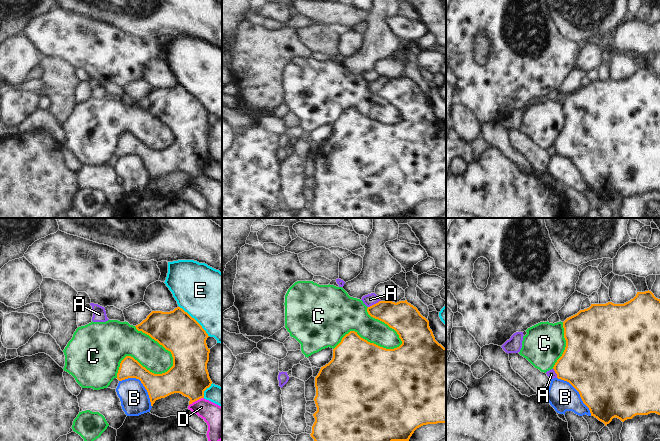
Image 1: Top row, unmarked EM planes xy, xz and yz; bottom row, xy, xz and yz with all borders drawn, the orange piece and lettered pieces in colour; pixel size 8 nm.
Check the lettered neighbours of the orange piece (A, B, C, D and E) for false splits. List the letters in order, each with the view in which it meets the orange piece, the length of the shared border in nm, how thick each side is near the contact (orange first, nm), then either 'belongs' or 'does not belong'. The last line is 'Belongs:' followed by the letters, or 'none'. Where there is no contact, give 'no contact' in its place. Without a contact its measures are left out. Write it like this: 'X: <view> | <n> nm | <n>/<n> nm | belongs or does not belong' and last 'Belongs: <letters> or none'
A: xz | 120 nm | 240/90 nm | does not belong
B: xy | 340 nm | 200/220 nm | does not belong
C: xy | 480 nm | 200/240 nm | does not belong
D: xy | 140 nm | 300/220 nm | does not belong
E: xy | 340 nm | 320/480 nm | does not belong
Belongs: none

